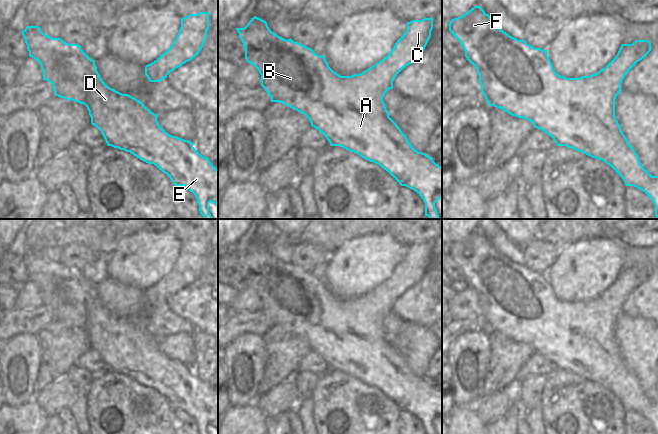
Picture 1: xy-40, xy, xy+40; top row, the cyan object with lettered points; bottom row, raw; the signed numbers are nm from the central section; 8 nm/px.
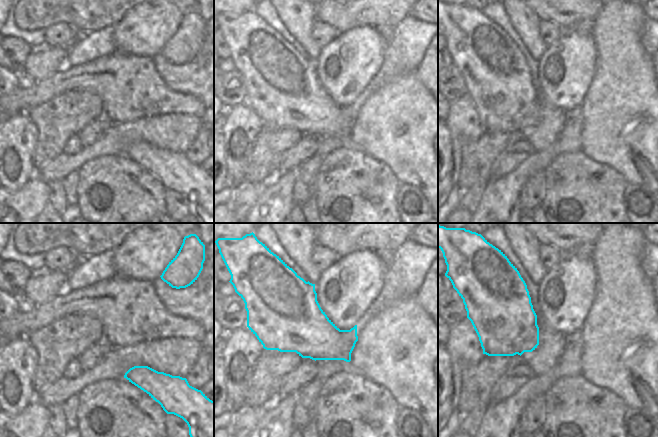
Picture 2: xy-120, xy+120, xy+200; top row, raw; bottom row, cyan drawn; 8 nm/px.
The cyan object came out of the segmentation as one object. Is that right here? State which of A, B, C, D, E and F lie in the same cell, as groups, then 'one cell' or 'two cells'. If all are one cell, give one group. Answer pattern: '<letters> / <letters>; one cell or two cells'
A B C D E F; one cell

